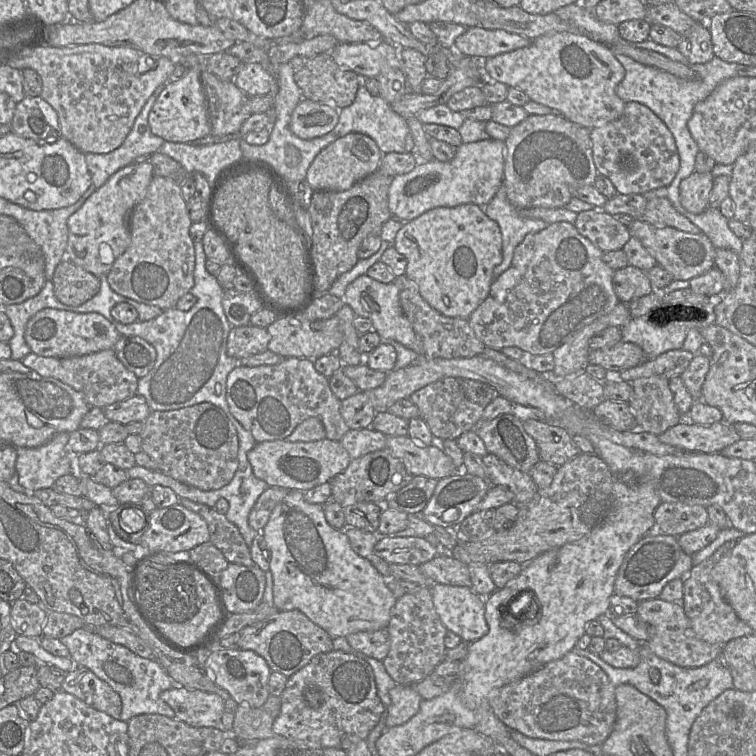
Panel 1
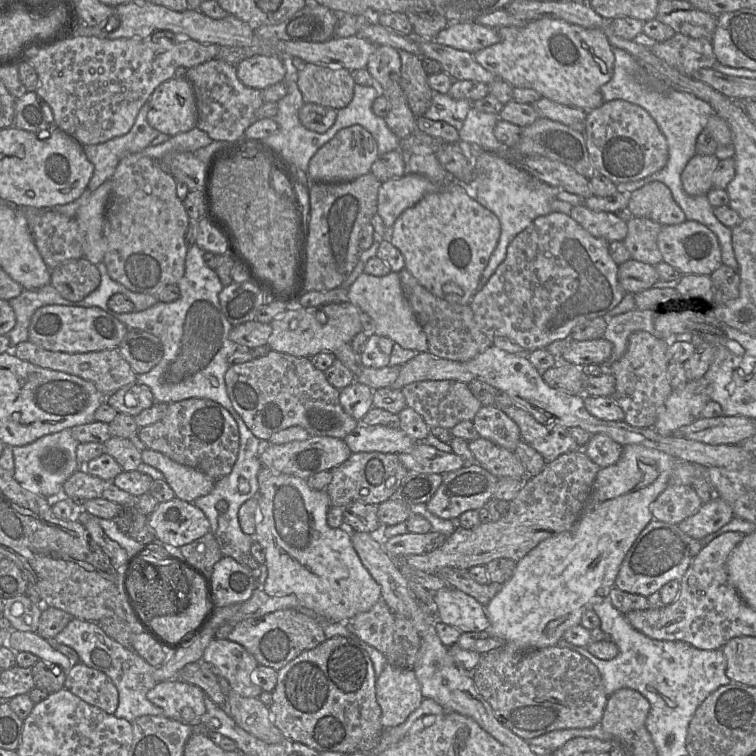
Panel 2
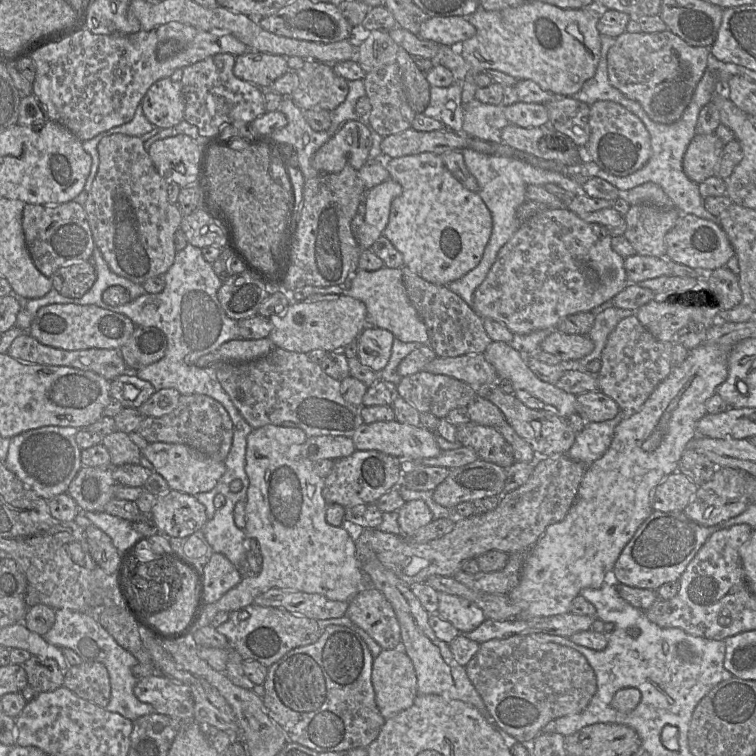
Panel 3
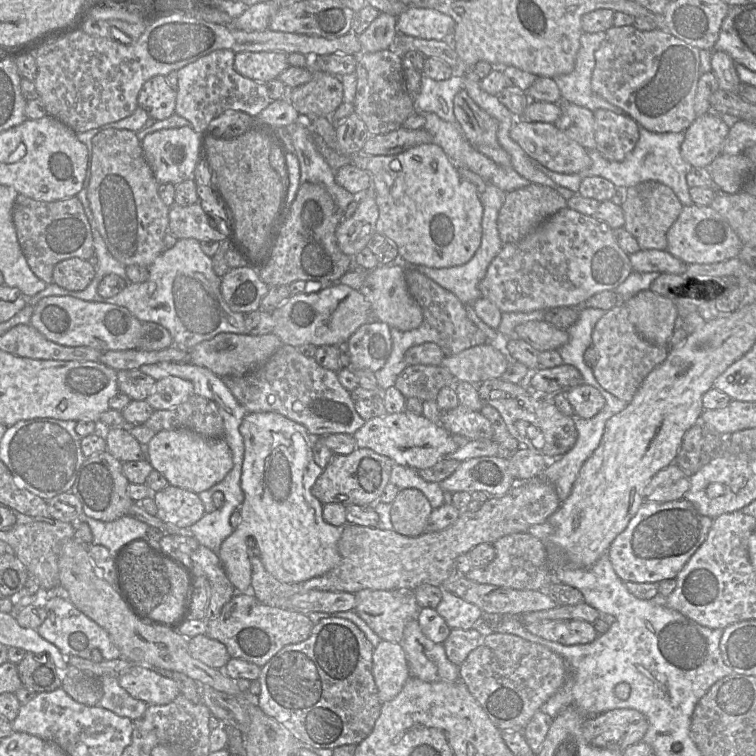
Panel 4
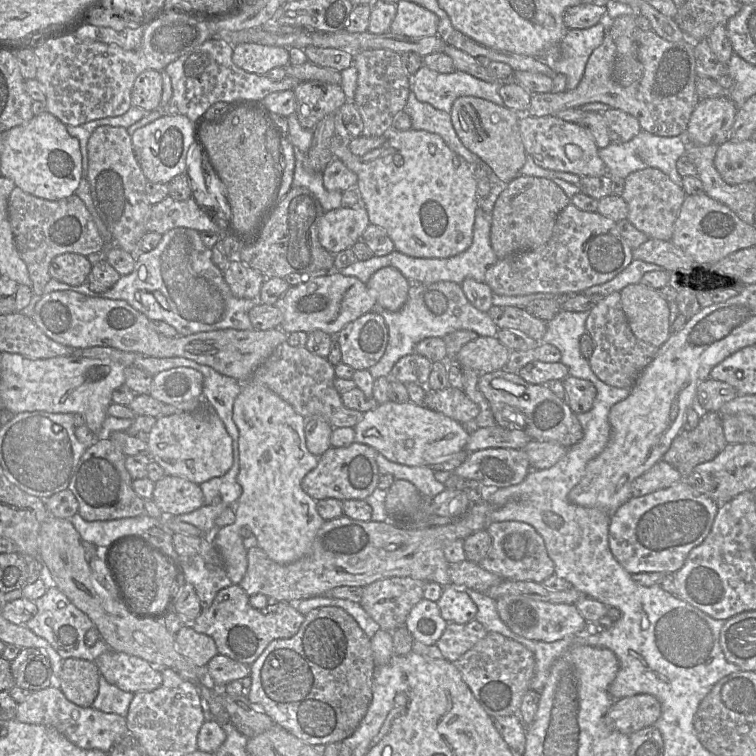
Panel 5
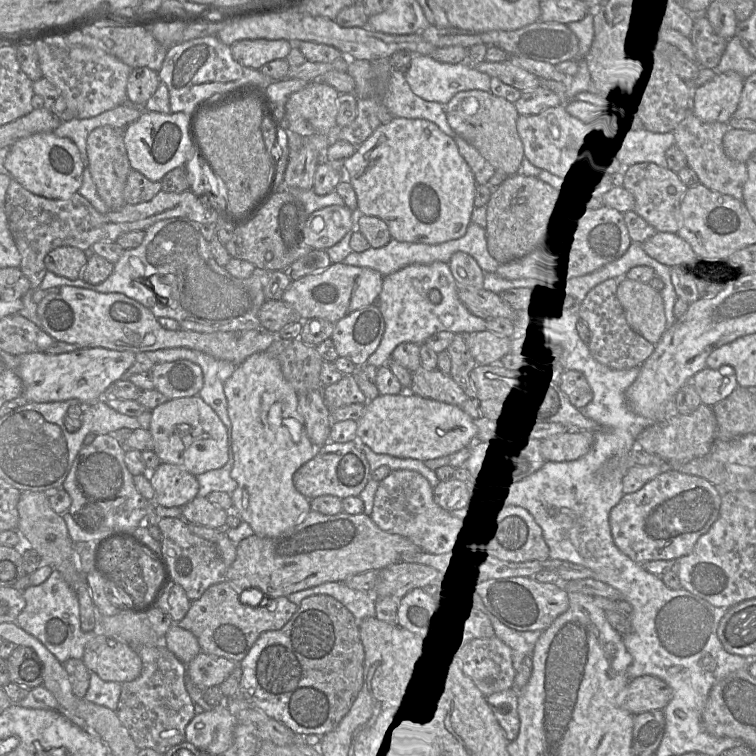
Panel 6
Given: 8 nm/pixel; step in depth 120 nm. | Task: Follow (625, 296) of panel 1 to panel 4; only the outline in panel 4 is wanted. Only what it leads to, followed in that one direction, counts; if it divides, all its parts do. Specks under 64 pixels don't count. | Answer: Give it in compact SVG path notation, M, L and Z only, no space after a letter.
M640 249L629 258L632 270L636 272L685 274L688 265L667 250Z

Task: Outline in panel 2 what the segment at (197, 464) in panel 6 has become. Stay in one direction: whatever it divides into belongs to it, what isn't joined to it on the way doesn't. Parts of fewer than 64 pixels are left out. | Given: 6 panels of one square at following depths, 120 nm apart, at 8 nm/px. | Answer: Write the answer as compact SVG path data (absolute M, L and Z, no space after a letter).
M145 449L141 451L141 459L164 475L164 480L180 500L192 503L195 499L208 495L215 485L215 480L211 477L181 465L160 452Z

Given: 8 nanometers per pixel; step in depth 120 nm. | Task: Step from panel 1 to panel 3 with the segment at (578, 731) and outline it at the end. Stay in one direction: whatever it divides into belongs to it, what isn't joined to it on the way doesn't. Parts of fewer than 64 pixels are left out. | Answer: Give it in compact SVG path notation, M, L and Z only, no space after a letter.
M515 634L481 643L465 669L483 699L491 721L506 737L521 743L530 744L550 721L583 711L597 691L595 672L585 656L567 646L539 642L529 634Z

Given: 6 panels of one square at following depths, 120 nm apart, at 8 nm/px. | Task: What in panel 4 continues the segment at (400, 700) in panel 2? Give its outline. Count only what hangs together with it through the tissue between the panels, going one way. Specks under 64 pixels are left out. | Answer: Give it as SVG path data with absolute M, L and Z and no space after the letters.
M382 640L373 652L373 677L381 703L393 700L411 677L401 643Z

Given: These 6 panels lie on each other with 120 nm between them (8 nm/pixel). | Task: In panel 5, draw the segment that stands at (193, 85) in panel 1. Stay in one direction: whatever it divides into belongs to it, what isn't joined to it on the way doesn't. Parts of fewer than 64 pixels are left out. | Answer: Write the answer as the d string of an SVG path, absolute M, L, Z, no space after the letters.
M154 69L145 70L135 79L131 91L131 104L151 112L159 107L161 95L161 72Z

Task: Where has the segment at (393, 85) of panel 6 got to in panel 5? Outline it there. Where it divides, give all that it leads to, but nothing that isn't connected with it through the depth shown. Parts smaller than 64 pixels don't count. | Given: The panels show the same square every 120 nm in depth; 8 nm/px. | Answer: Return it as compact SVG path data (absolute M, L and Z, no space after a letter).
M410 91L403 112L409 115L412 128L424 130L439 135L445 144L469 164L481 166L487 173L487 179L492 185L506 185L501 183L492 169L477 155L468 150L457 136L450 118L450 114L438 110L428 103L420 102Z

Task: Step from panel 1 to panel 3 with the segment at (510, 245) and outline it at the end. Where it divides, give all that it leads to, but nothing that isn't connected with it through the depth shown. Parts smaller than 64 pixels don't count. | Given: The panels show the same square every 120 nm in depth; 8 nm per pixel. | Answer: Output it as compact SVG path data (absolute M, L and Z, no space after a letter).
M463 149L461 154L469 172L477 180L479 196L492 215L492 233L479 264L460 279L447 284L449 290L459 295L473 309L476 288L486 278L501 248L511 239L522 223L517 217L517 209L527 200L527 187L529 185L544 186L547 183L552 183L571 192L573 195L583 192L582 180L574 179L558 172L536 168L519 159L486 155L471 149Z

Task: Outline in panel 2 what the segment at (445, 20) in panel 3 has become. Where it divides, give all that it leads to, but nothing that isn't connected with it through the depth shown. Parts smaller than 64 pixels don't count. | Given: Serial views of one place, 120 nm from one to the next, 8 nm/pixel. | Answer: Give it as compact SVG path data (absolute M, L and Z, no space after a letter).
M476 22L449 24L434 39L435 42L473 54L500 41L497 29Z

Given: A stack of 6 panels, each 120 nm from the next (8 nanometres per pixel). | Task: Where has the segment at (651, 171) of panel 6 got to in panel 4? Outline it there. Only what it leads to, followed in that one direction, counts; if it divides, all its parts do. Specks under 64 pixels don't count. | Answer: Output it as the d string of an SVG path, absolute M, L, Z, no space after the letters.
M644 181L627 188L622 204L625 217L624 228L635 237L640 249L666 250L667 232L680 215L683 205L674 191L658 181Z

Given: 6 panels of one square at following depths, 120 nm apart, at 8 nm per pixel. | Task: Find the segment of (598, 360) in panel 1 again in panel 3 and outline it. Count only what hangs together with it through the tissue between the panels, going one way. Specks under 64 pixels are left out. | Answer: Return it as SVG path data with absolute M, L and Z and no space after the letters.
M555 330L542 341L540 349L562 361L579 360L593 351L594 343L588 336Z

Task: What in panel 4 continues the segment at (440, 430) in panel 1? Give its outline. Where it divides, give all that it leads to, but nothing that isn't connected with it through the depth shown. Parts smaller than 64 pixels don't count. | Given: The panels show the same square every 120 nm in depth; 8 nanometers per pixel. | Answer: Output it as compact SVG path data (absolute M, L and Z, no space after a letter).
M434 365L406 366L398 375L394 387L407 398L436 401L439 391L445 386L454 386L455 377L444 367Z

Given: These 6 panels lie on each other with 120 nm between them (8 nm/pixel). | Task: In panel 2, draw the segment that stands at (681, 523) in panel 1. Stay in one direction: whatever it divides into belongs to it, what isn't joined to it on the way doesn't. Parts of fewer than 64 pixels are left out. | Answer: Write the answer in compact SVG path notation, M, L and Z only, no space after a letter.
M671 485L651 504L653 518L679 525L696 514L703 502L691 485Z

